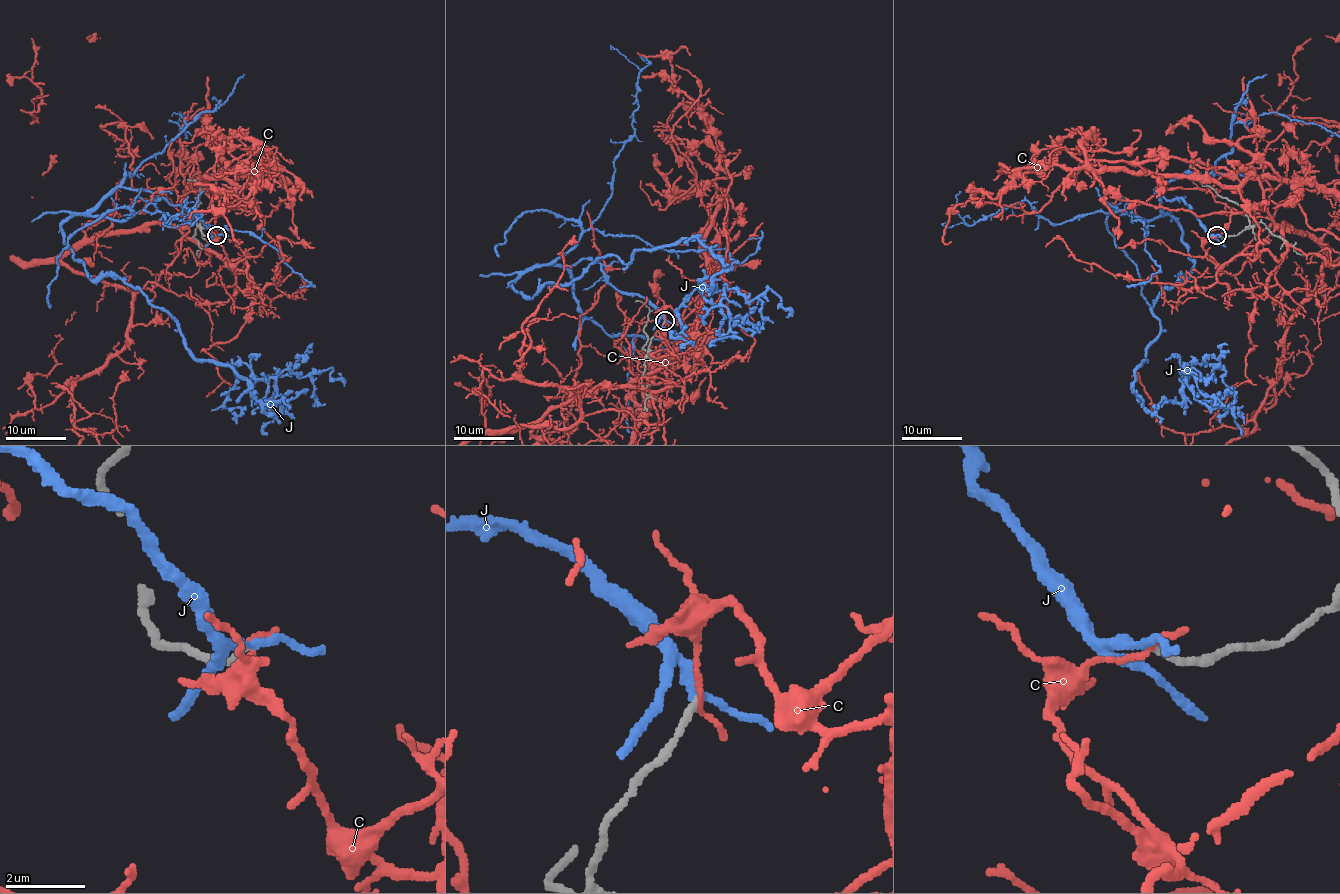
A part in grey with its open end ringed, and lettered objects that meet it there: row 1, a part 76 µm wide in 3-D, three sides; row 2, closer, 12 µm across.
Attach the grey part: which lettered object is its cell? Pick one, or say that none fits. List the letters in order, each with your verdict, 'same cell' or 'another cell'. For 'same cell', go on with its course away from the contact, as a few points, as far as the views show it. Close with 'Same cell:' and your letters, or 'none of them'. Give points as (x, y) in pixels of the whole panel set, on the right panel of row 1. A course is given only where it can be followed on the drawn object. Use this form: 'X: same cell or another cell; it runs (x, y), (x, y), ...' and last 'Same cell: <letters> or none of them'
C: another cell
J: same cell; it runs (1217, 235), (1155, 190), (1194, 264), (1134, 390), (1150, 413), (1214, 364), (1244, 423)
Same cell: J

